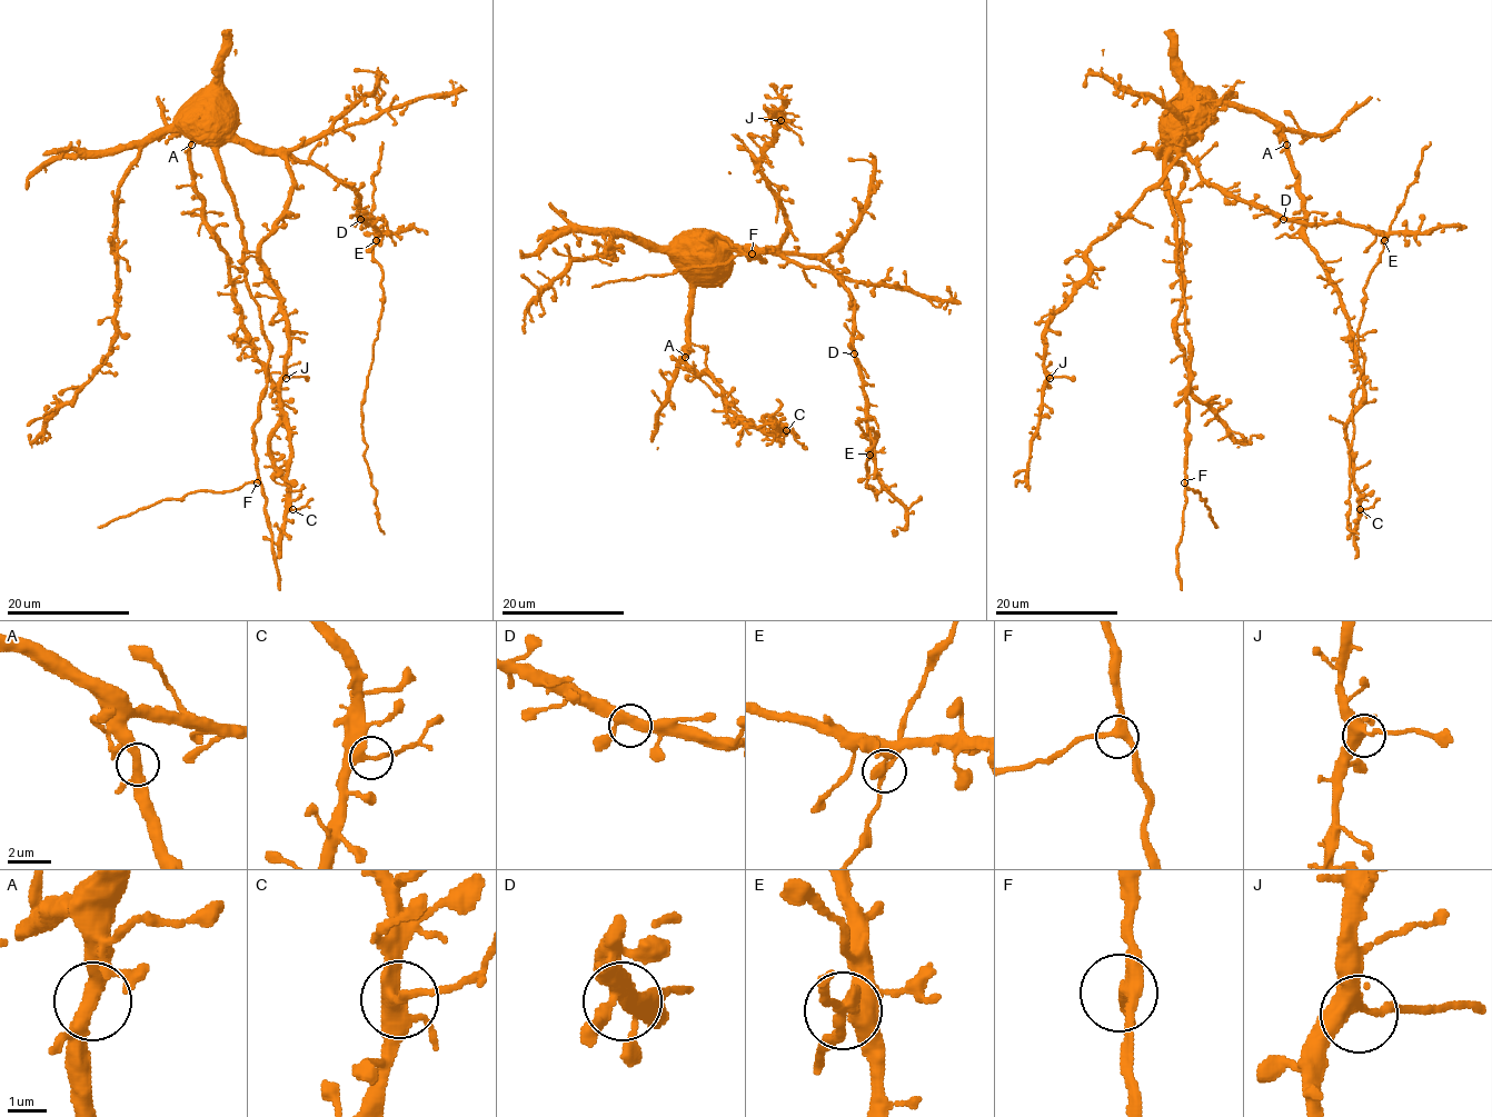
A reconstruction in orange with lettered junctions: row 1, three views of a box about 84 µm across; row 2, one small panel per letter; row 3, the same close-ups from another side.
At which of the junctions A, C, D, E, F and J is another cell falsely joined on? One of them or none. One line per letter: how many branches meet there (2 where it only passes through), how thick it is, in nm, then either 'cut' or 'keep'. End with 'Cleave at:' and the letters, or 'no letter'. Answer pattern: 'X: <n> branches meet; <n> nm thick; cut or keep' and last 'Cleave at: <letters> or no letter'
A: 3 branches meet; 340 nm thick; keep
C: 3 branches meet; 280 nm thick; keep
D: 3 branches meet; 320 nm thick; keep
E: 3 branches meet; 280 nm thick; keep
F: 3 branches meet; 320 nm thick; keep
J: 3 branches meet; 360 nm thick; keep
Cleave at: no letter

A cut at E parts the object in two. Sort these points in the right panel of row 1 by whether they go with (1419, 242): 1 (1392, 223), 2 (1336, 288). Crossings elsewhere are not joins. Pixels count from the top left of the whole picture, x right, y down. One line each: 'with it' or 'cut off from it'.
1: cut off from it
2: with it

